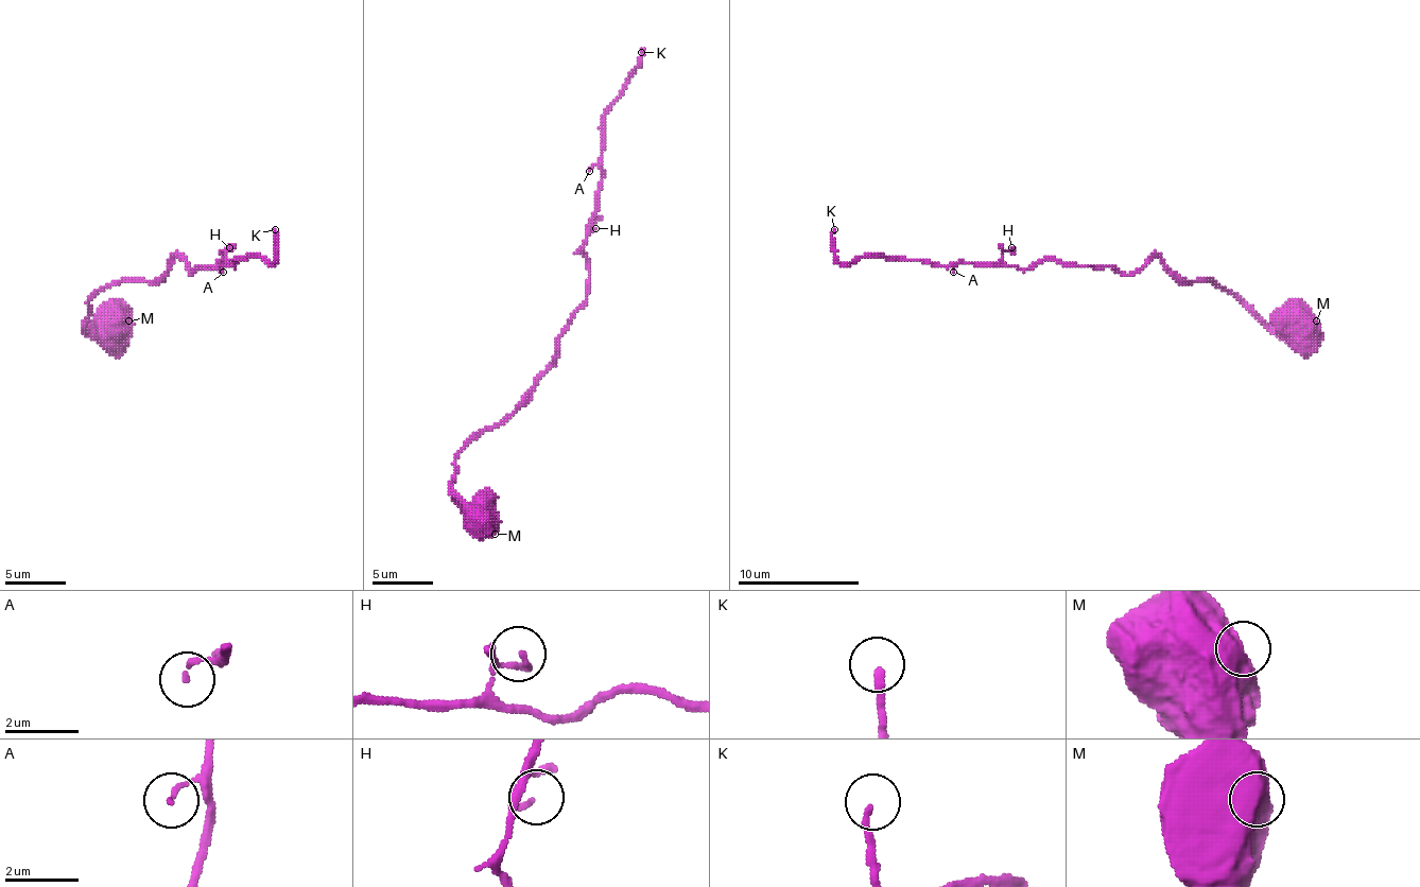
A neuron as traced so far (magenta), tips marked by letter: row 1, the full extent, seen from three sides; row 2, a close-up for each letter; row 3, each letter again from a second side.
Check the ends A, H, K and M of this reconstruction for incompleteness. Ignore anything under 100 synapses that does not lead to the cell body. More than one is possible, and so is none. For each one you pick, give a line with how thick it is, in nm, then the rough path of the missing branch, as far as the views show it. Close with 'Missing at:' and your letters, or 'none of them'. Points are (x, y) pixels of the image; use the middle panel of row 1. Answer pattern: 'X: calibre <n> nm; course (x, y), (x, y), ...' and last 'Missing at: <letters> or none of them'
K: calibre 170 nm; course (641, 52), (540, 88), (507, 125), (477, 272), (507, 317), (540, 275), (644, 256), (672, 228)
Missing at: K

